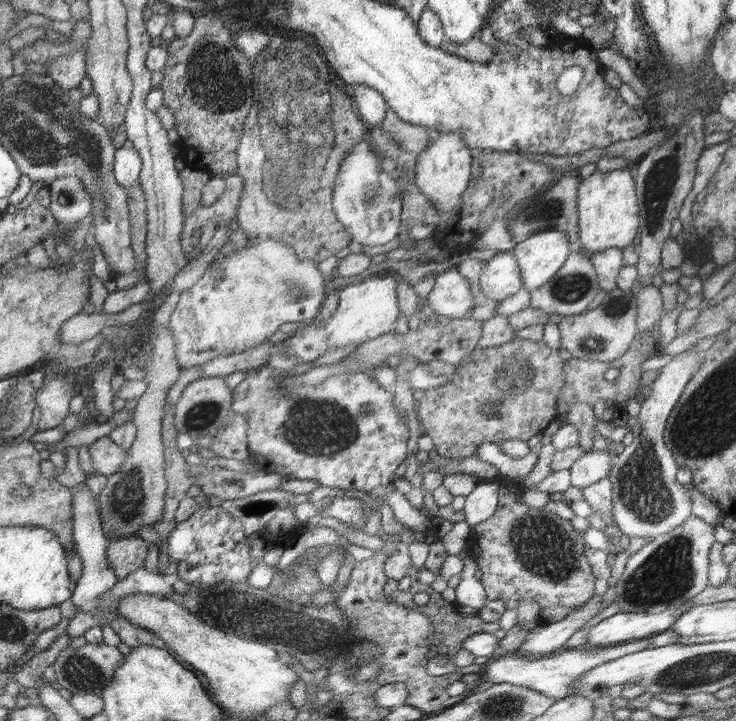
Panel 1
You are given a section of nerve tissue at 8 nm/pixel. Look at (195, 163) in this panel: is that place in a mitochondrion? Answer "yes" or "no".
no

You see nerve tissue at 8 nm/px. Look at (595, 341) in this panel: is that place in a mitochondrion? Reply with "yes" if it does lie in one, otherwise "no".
yes

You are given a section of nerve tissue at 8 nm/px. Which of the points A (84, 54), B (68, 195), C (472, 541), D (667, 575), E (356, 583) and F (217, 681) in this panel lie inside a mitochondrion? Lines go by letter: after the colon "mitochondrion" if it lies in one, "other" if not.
A: other
B: mitochondrion
C: other
D: mitochondrion
E: other
F: other

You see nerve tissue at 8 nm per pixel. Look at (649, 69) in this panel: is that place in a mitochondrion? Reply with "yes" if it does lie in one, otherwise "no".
no

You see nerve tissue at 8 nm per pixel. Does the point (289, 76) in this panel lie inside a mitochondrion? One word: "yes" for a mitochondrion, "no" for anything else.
yes

